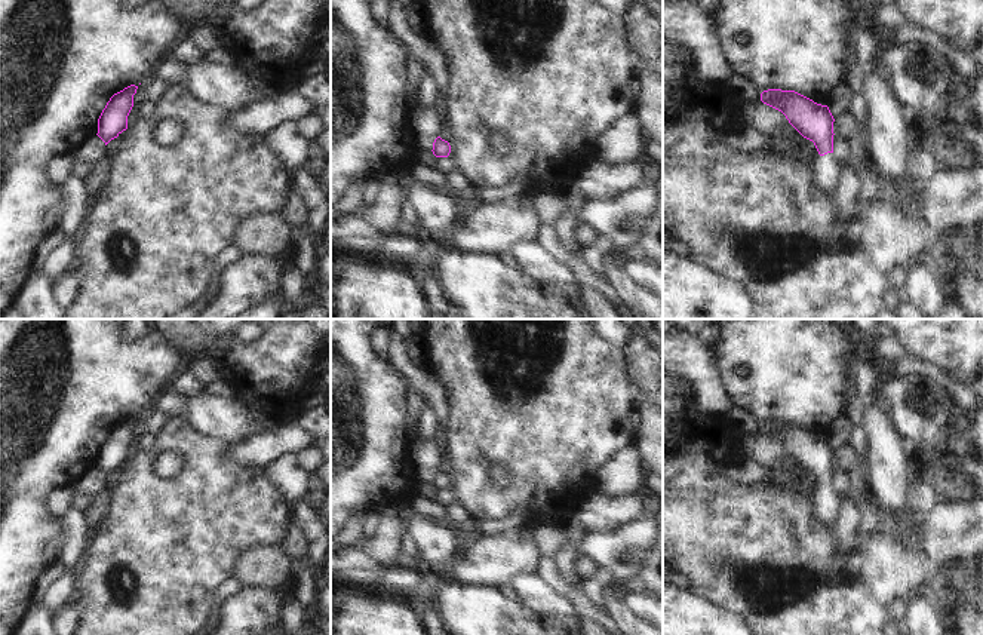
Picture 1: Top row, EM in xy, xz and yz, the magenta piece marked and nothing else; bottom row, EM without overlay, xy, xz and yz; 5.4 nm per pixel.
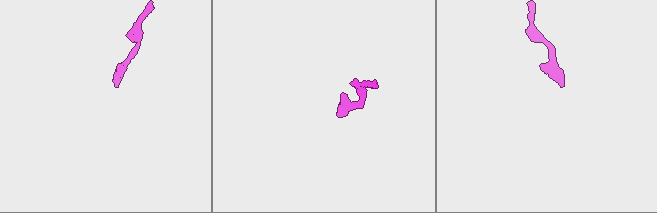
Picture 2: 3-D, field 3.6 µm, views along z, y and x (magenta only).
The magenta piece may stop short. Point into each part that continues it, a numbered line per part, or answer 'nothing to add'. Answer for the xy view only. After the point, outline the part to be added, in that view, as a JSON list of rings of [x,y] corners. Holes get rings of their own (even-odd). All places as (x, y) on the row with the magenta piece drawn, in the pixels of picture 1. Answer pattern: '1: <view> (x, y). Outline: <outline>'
1: xy (95, 180). Outline: [[[114,138],[107,144],[105,156],[98,163],[98,168],[87,178],[83,180],[86,184],[87,208],[93,205],[93,202],[101,190],[101,185],[104,184],[104,175],[110,166],[111,154],[116,148],[117,141],[119,141],[119,138]]]

